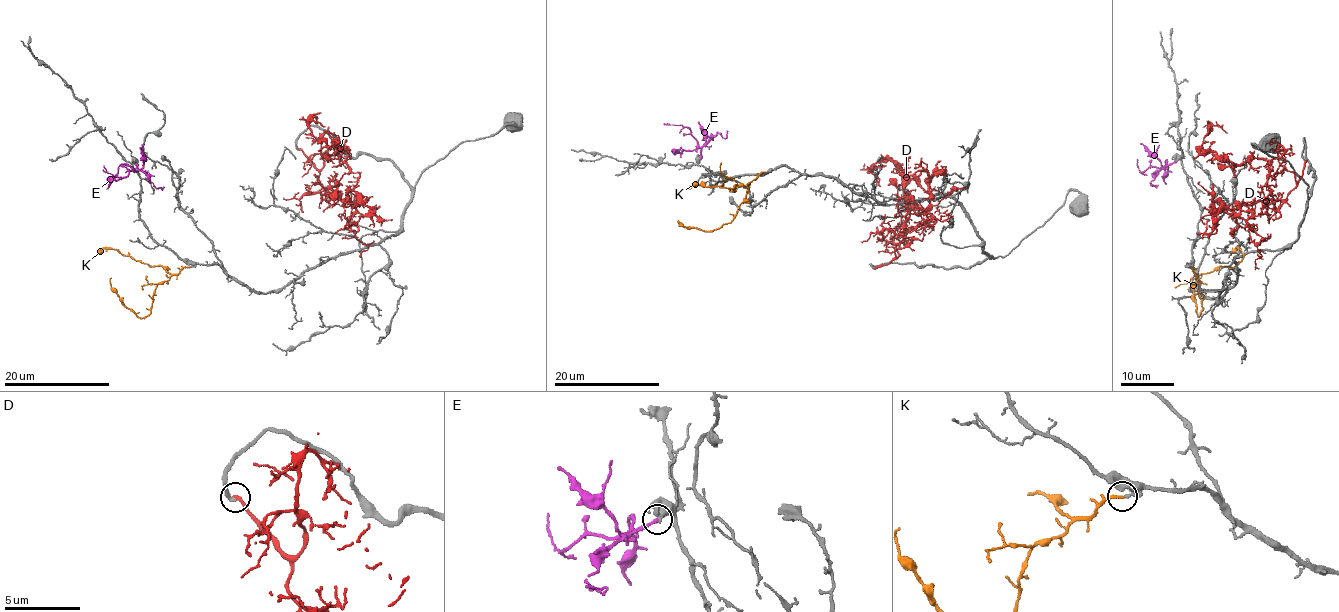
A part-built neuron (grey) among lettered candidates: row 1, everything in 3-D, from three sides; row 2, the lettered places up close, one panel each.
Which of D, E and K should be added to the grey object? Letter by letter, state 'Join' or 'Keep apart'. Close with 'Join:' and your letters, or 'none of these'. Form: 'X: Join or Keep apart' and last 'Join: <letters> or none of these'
D: Keep apart
E: Keep apart
K: Join
Join: K

